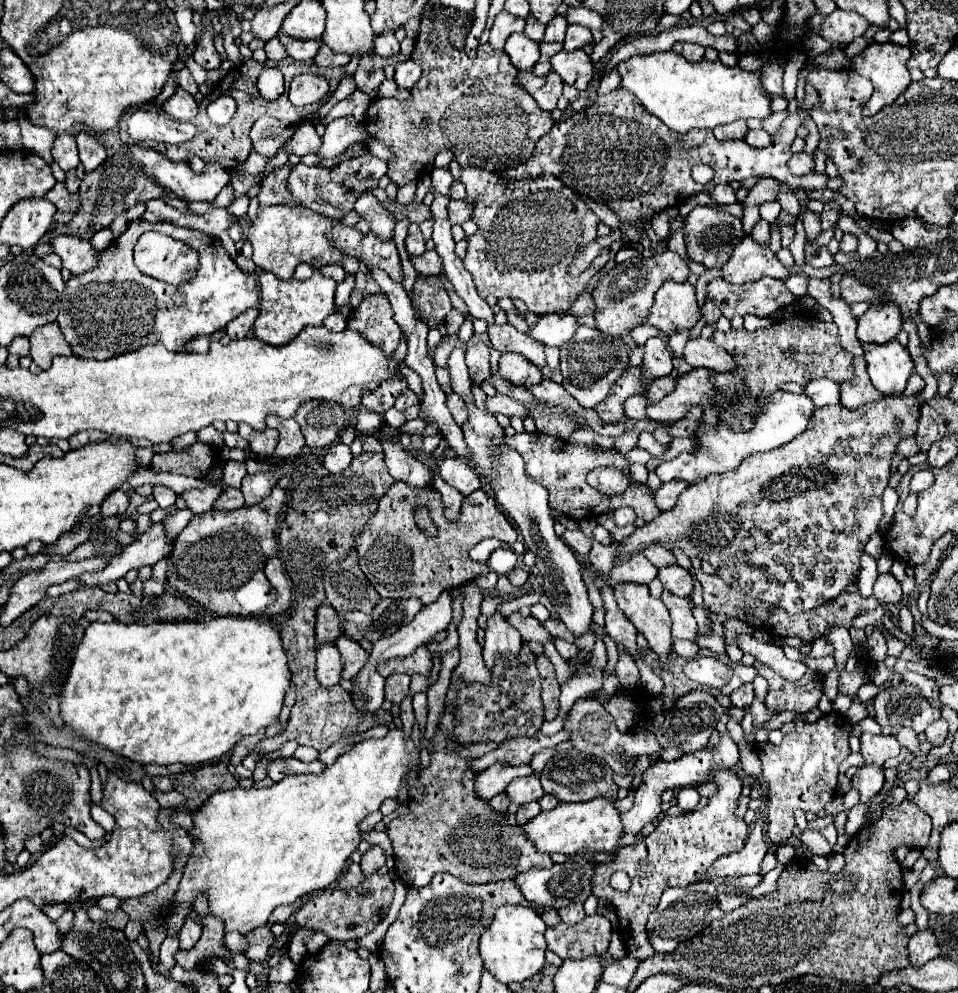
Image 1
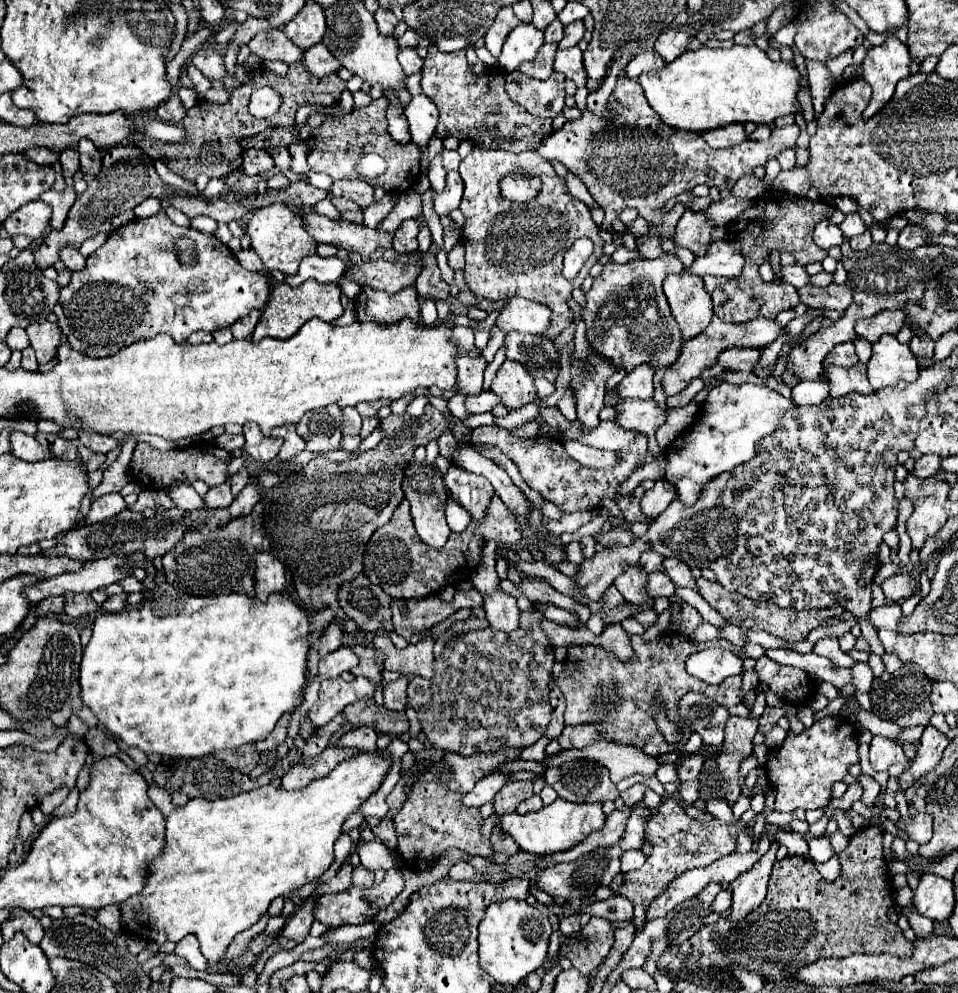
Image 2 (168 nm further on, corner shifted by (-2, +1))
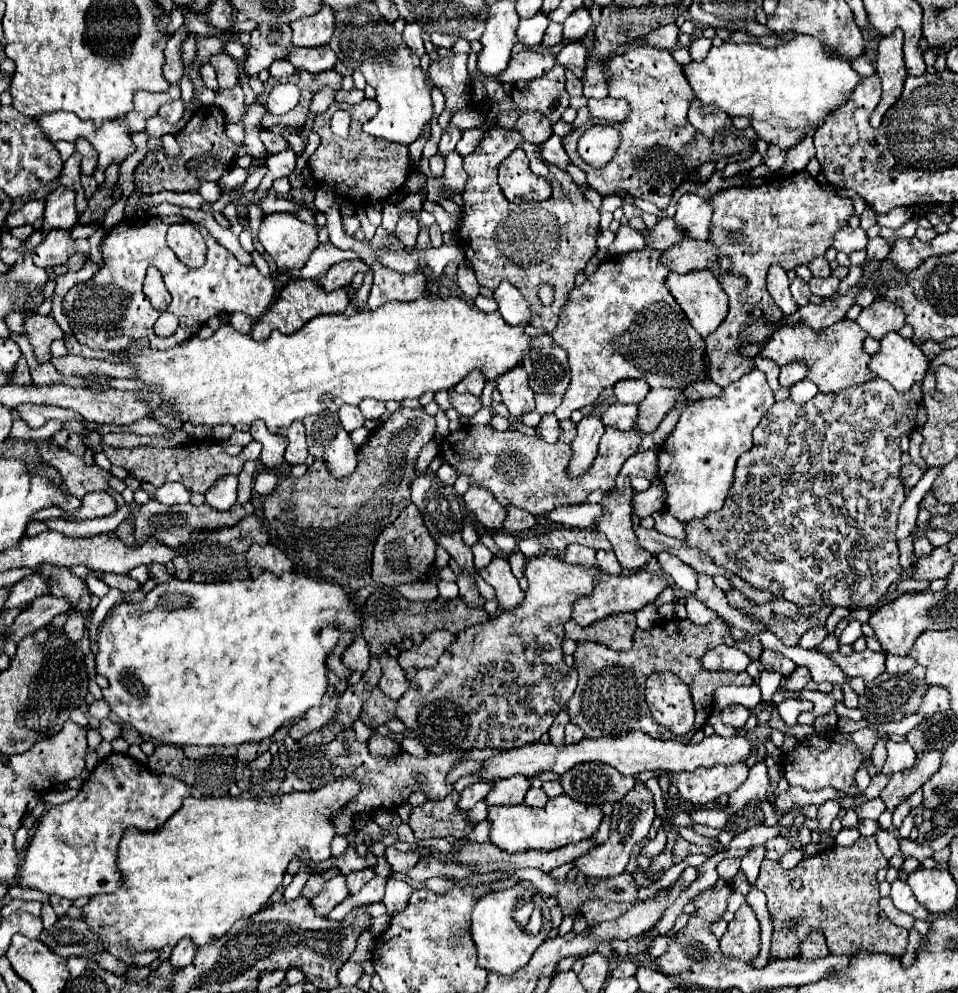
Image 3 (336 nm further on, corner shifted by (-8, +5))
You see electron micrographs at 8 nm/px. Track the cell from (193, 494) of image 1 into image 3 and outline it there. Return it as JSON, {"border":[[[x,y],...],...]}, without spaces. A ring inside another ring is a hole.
{"border":[[[166,482],[162,486],[156,488],[154,498],[166,506],[172,504],[188,504],[190,502],[190,492],[184,490],[184,486],[180,482]]]}

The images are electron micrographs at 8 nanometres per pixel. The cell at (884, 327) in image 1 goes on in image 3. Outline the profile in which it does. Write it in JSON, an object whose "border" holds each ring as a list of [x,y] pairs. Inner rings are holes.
{"border":[[[874,300],[864,308],[856,320],[862,330],[866,330],[874,340],[882,340],[888,332],[898,332],[904,322],[904,312],[900,306],[894,306],[888,300]]]}

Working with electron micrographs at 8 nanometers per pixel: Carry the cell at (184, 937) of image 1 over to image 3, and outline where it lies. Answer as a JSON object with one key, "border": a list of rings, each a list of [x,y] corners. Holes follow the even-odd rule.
{"border":[[[184,938],[184,940],[180,940],[180,942],[174,946],[172,956],[170,956],[170,964],[172,964],[176,970],[180,970],[180,968],[184,968],[184,966],[188,966],[188,964],[192,962],[194,954],[196,954],[196,946],[190,942],[190,938],[188,938],[188,940]]]}

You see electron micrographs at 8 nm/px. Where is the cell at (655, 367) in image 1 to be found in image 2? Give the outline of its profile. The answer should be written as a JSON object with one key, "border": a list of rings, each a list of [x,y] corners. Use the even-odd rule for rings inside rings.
{"border":[[[650,362],[636,366],[636,370],[626,374],[618,384],[620,398],[642,398],[642,400],[650,398],[654,394],[652,378],[654,378],[654,366],[650,366]]]}

